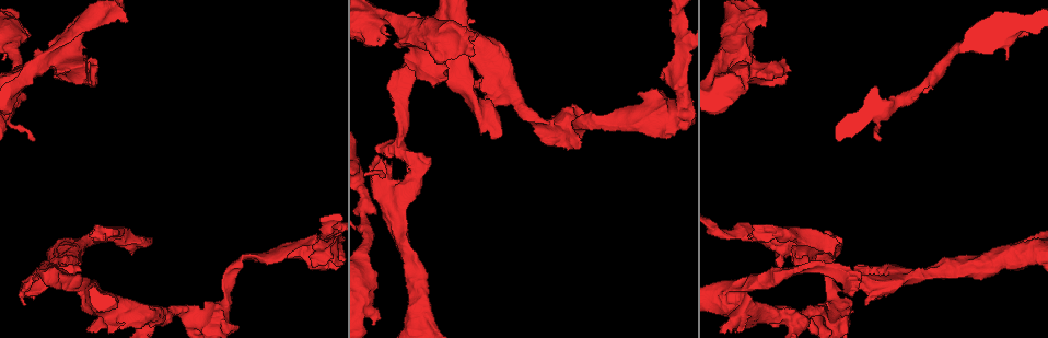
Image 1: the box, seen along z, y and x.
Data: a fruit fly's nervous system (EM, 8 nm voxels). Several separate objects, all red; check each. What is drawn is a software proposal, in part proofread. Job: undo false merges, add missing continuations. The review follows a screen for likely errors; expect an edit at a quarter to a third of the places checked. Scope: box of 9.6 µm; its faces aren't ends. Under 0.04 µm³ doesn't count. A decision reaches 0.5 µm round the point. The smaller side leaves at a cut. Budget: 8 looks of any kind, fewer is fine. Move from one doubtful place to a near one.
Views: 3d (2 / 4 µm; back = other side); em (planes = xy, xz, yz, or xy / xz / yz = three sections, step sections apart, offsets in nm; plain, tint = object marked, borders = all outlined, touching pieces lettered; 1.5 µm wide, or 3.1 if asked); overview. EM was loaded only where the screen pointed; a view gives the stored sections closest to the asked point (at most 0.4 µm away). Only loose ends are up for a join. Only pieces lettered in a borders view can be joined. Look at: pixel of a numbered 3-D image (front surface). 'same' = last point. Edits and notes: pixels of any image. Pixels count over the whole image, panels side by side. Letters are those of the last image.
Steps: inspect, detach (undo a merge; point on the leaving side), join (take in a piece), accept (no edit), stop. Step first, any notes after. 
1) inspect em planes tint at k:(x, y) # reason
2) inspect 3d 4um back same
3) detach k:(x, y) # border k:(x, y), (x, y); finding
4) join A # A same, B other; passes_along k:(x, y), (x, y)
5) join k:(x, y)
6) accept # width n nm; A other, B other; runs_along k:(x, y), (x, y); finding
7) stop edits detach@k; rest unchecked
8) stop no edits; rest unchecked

inspect em planes borders at 1:(465, 55) # free end

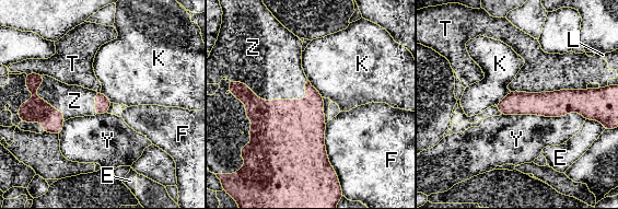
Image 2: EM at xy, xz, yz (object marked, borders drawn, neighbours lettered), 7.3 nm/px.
join Z # E other, F other, K other, L other, T other, Y other, Z same; passes_along 2:(286, 132), (279, 100), (271, 67); the neuron continues

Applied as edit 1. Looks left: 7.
inspect 3d 2um at 1:(437, 64) # thick end

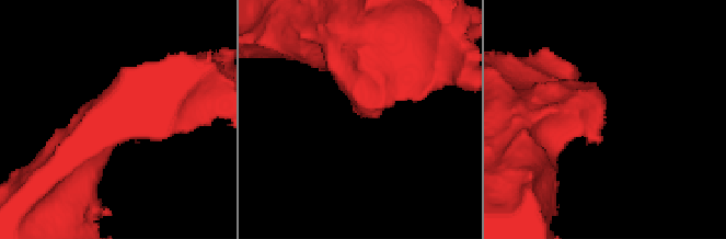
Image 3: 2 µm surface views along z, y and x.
inspect em planes tint at 3:(600, 140) # need the tissue

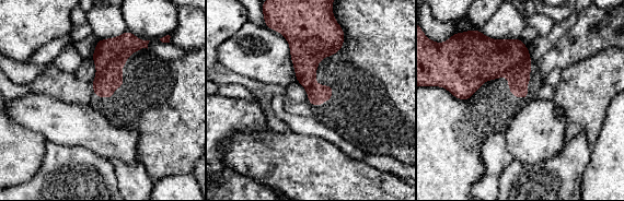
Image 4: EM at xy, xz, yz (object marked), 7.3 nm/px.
inspect em planes borders same

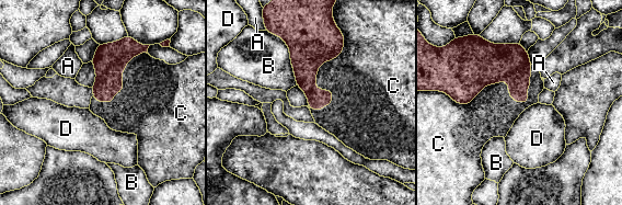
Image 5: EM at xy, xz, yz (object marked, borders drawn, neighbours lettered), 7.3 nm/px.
accept # A other, B other, C other, D other; none of them fits

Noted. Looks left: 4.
inspect em yz step 8 borders at 1:(867, 303) # branch stops here

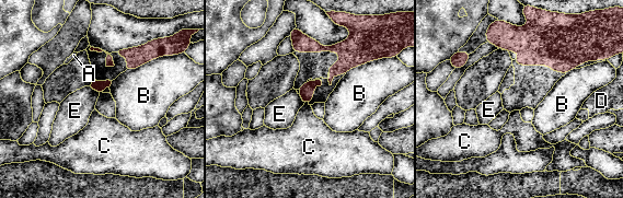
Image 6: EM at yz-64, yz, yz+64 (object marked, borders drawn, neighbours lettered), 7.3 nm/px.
inspect em planes borders same

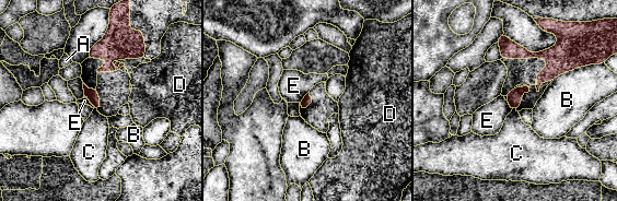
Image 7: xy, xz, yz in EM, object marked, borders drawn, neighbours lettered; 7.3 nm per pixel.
accept # A other, B other, C other, D other, E other; border 7:(307, 92), (300, 103); no lettered piece goes on from it

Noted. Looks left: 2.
stop edits join@2; rest unchecked

